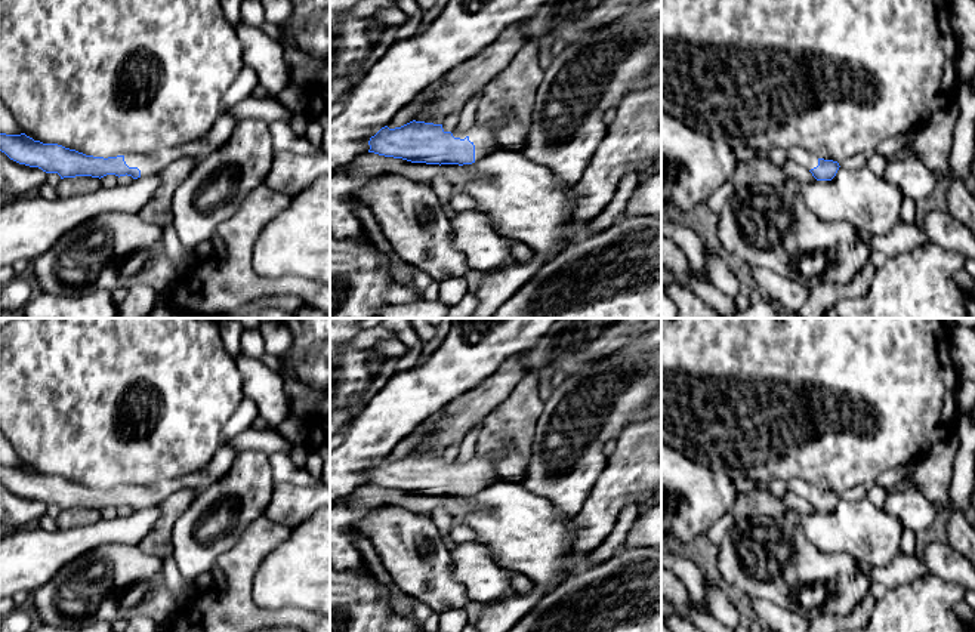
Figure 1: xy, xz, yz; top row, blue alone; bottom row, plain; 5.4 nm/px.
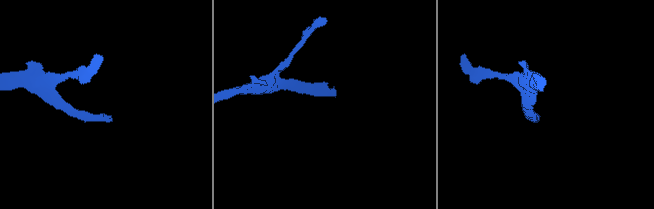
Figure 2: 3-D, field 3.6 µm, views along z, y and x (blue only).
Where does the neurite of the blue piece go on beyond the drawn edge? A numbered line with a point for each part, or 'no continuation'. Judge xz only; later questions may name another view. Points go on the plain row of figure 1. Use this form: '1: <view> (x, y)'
1: xz (484, 466)

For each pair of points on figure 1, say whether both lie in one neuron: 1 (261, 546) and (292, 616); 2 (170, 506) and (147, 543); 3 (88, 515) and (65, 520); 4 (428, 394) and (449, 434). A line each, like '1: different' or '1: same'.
1: same
2: same
3: same
4: different

